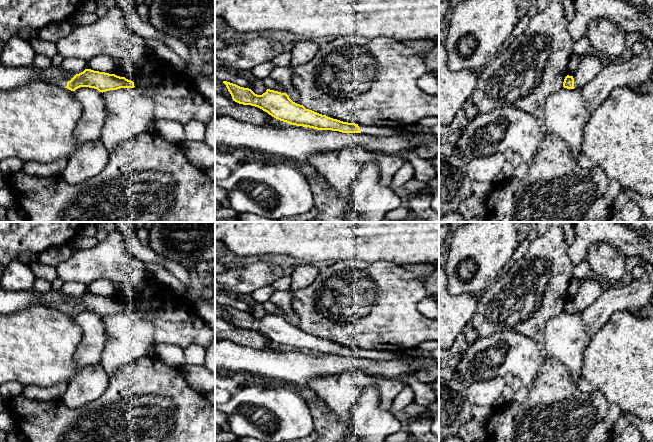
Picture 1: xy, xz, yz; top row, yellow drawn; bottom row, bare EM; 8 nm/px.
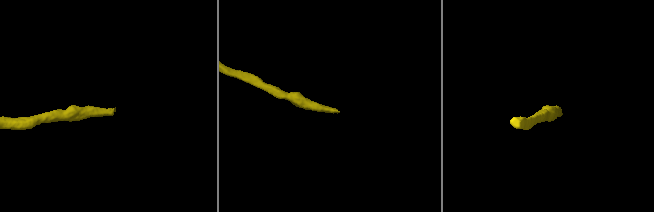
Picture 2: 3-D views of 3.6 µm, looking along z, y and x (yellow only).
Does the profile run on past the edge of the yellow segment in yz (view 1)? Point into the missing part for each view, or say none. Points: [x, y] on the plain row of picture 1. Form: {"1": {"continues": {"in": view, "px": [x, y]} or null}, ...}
{"1": {"continues": null}}

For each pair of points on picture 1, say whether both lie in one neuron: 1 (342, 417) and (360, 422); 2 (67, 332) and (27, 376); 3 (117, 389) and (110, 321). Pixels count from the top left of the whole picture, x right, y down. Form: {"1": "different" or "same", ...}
{"1": "different", "2": "same", "3": "different"}

